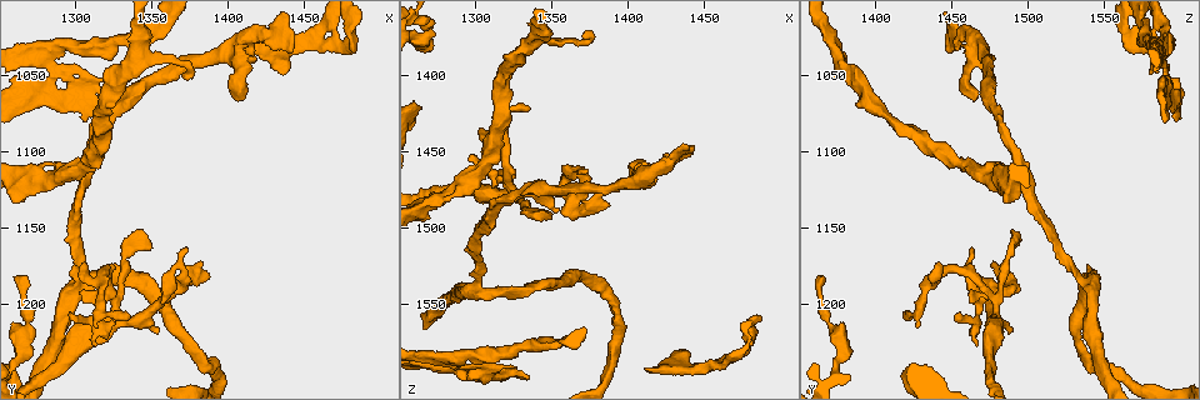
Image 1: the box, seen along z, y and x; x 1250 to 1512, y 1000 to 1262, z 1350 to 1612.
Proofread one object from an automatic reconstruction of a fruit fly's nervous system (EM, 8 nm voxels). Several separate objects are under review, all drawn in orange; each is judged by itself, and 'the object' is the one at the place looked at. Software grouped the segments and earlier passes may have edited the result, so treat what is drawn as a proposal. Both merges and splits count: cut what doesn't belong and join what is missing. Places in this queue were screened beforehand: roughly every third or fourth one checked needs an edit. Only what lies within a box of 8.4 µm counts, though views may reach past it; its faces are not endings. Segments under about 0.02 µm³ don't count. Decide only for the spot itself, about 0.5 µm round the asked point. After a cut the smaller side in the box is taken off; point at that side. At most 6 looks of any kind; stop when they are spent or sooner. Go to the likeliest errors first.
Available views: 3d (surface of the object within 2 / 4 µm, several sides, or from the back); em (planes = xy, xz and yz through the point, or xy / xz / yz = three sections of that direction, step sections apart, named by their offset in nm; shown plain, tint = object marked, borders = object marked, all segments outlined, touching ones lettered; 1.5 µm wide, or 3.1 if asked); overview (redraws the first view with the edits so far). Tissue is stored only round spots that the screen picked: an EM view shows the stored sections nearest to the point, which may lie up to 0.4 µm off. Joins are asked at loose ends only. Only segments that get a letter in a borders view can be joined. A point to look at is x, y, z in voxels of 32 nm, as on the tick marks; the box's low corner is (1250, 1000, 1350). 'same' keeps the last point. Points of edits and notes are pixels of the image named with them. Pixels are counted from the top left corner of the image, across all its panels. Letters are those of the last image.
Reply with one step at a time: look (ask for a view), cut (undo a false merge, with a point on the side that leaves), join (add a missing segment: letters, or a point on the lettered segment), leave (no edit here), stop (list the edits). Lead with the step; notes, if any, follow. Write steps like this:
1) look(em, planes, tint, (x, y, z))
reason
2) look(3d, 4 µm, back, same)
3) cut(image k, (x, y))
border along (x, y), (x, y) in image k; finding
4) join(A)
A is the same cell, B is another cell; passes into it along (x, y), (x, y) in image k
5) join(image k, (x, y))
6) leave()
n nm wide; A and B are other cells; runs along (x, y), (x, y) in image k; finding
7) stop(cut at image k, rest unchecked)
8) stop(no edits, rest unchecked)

look(em, planes, tint, (1336, 1208, 1422))
branch stops here

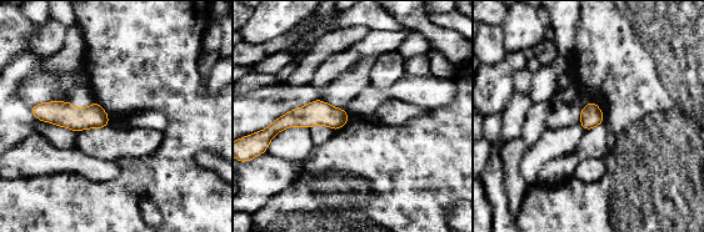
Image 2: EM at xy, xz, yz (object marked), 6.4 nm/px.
look(em, planes, borders, same)

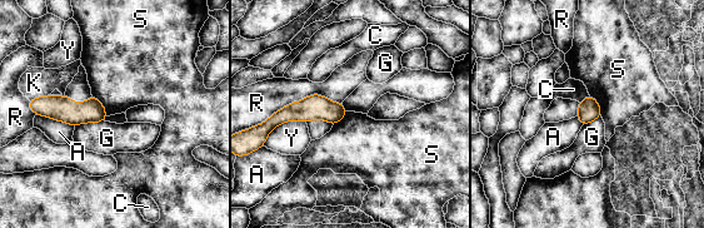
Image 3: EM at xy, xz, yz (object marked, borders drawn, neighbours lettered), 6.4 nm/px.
leave()
A, C, G, K, R, S and Y are other cells; border along (91, 94), (101, 104), (106, 115) in image 3; none of them fits

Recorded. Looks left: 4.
look(3d, 2 µm, (1456, 1026, 1588))

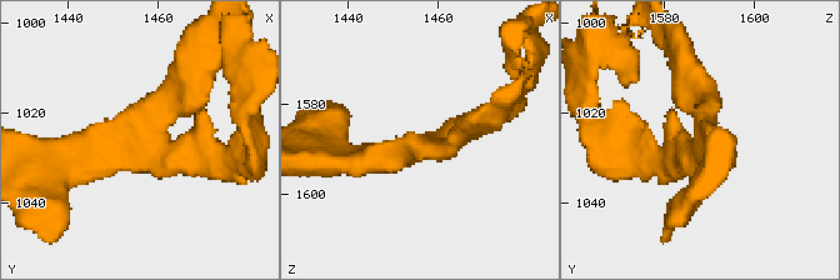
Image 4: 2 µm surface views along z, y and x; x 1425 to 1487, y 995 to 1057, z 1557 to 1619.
look(em, planes, tint, (1456, 1025, 1589))
3 arms; need the tissue

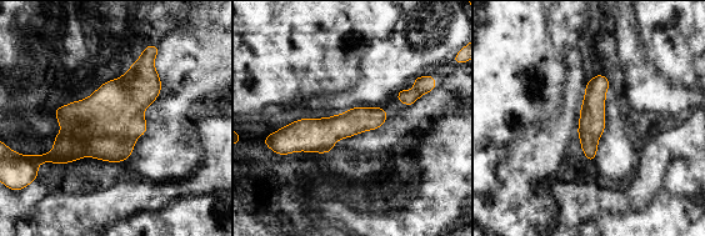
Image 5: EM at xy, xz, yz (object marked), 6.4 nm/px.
look(em, planes, borders, same)

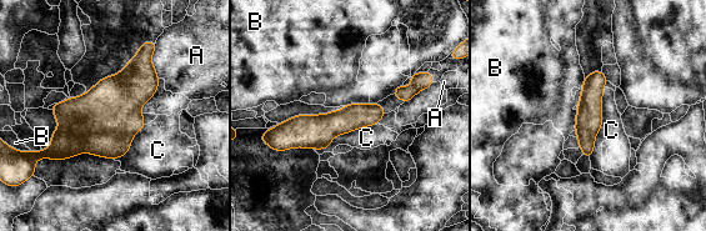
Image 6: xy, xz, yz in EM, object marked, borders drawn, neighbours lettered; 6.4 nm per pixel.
leave()
A, B and C are other cells; runs along (381, 113), (319, 130), (276, 130) in image 6; all the same cell

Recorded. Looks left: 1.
stop(no edits, rest unchecked)

